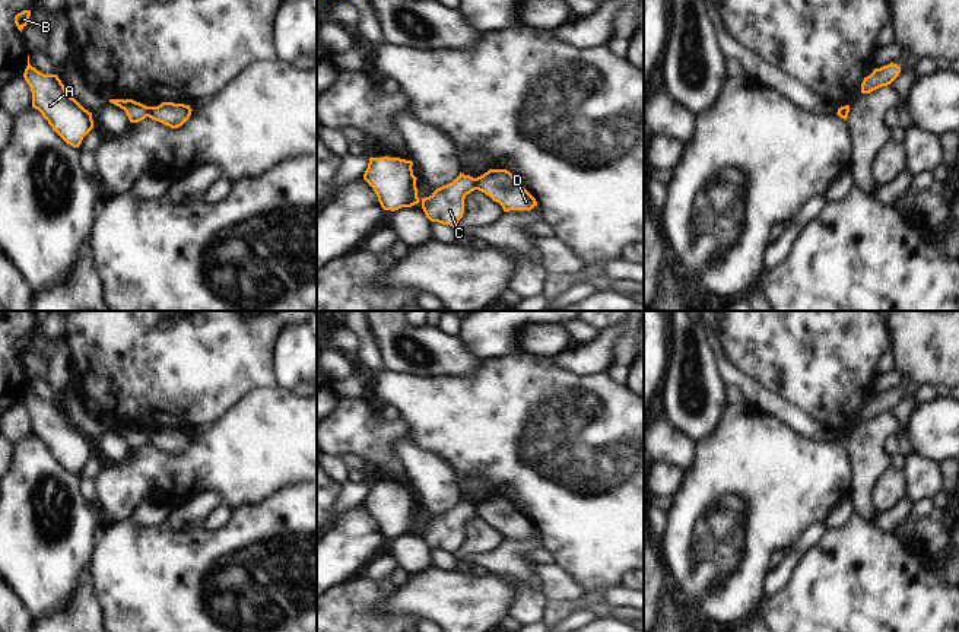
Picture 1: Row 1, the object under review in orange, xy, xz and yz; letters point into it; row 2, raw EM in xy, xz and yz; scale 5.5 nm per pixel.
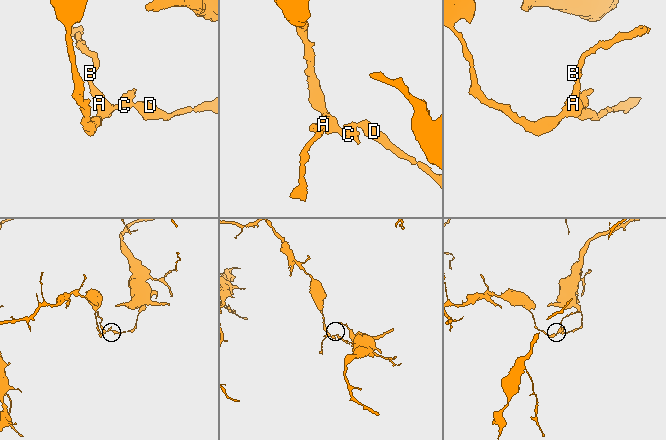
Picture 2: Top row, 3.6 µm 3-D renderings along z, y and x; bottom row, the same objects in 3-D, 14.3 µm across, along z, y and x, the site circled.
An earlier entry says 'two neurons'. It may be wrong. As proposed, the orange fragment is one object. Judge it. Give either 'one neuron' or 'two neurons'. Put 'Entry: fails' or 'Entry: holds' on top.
Entry: holds
two neurons

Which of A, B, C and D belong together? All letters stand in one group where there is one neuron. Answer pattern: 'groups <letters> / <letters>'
groups A B C / D

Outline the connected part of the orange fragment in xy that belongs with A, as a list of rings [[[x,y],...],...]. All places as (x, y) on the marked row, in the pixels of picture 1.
[[[29,55],[23,77],[32,92],[32,108],[42,114],[67,144],[79,147],[93,128],[92,112],[69,95],[57,74],[44,74],[32,67]]]

